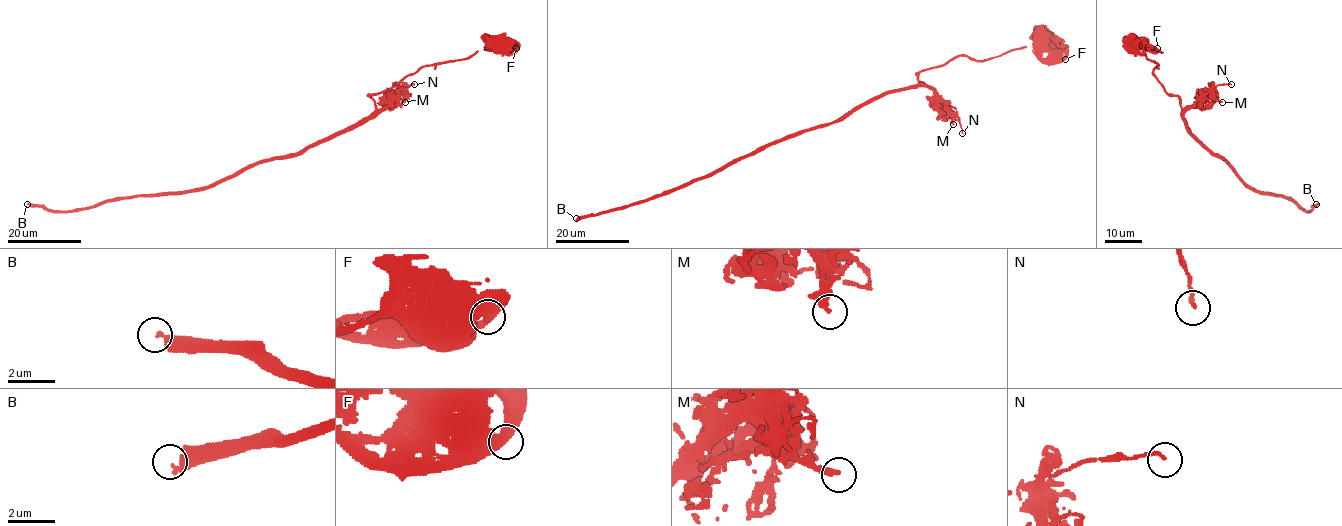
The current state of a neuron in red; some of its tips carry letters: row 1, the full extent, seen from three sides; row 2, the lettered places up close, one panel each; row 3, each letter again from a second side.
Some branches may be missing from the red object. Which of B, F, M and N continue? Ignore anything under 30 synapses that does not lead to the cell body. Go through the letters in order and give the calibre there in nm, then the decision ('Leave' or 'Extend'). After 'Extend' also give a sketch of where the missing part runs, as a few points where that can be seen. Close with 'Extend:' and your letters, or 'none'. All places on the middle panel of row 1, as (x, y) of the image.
B: Thickness 320 nm. Extend
F: Thickness 380 nm. Leave
M: Thickness 240 nm. Leave
N: Thickness 140 nm. Leave
Extend: B

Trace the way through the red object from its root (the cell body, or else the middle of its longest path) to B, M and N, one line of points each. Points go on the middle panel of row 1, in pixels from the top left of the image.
B: (1043, 38), (1034, 52), (958, 55), (922, 70), (924, 84), (658, 195), (576, 218)
M: (1043, 38), (1034, 52), (1022, 47), (983, 60), (958, 55), (922, 70), (918, 80), (933, 91), (953, 124)
N: (1043, 38), (1034, 52), (1022, 47), (983, 60), (958, 55), (919, 73), (918, 80), (958, 117), (962, 133)

